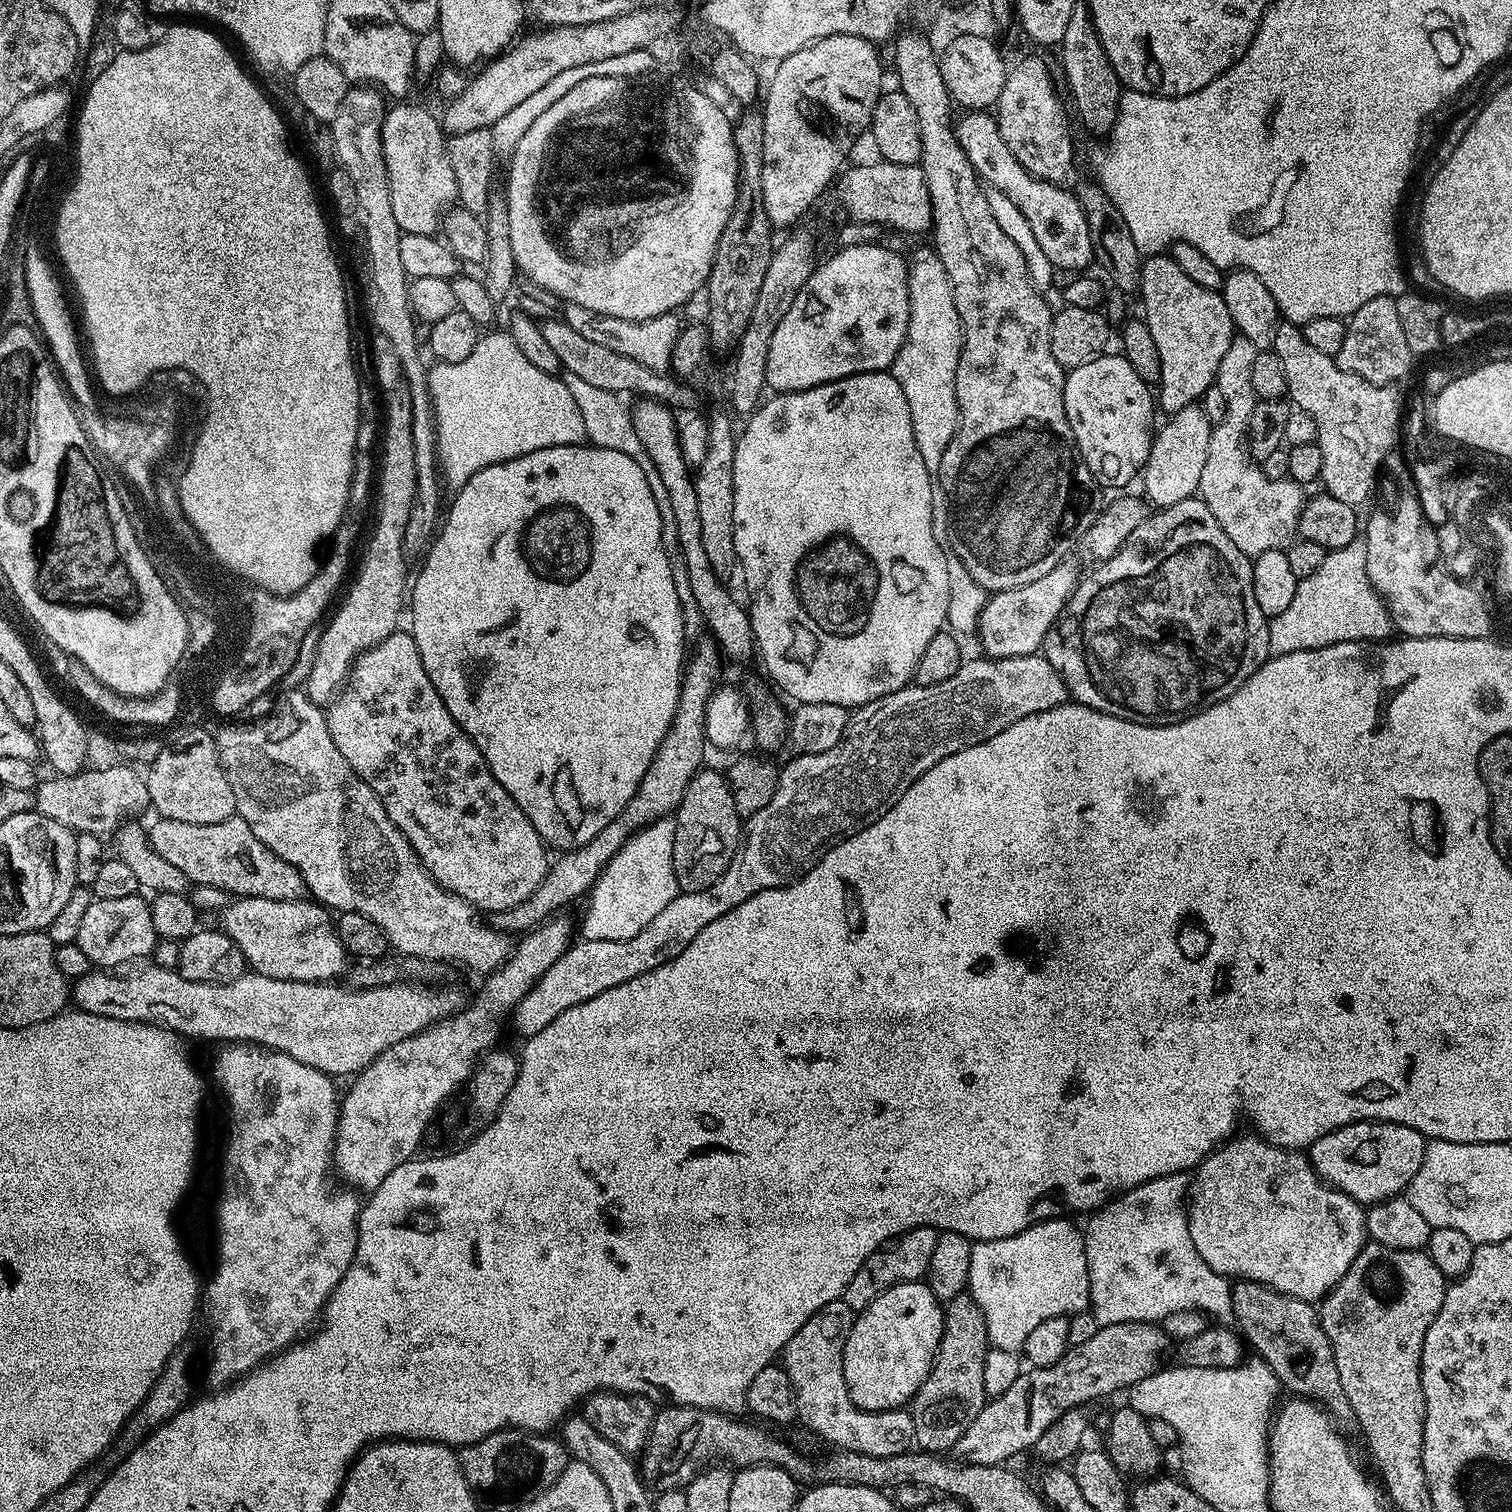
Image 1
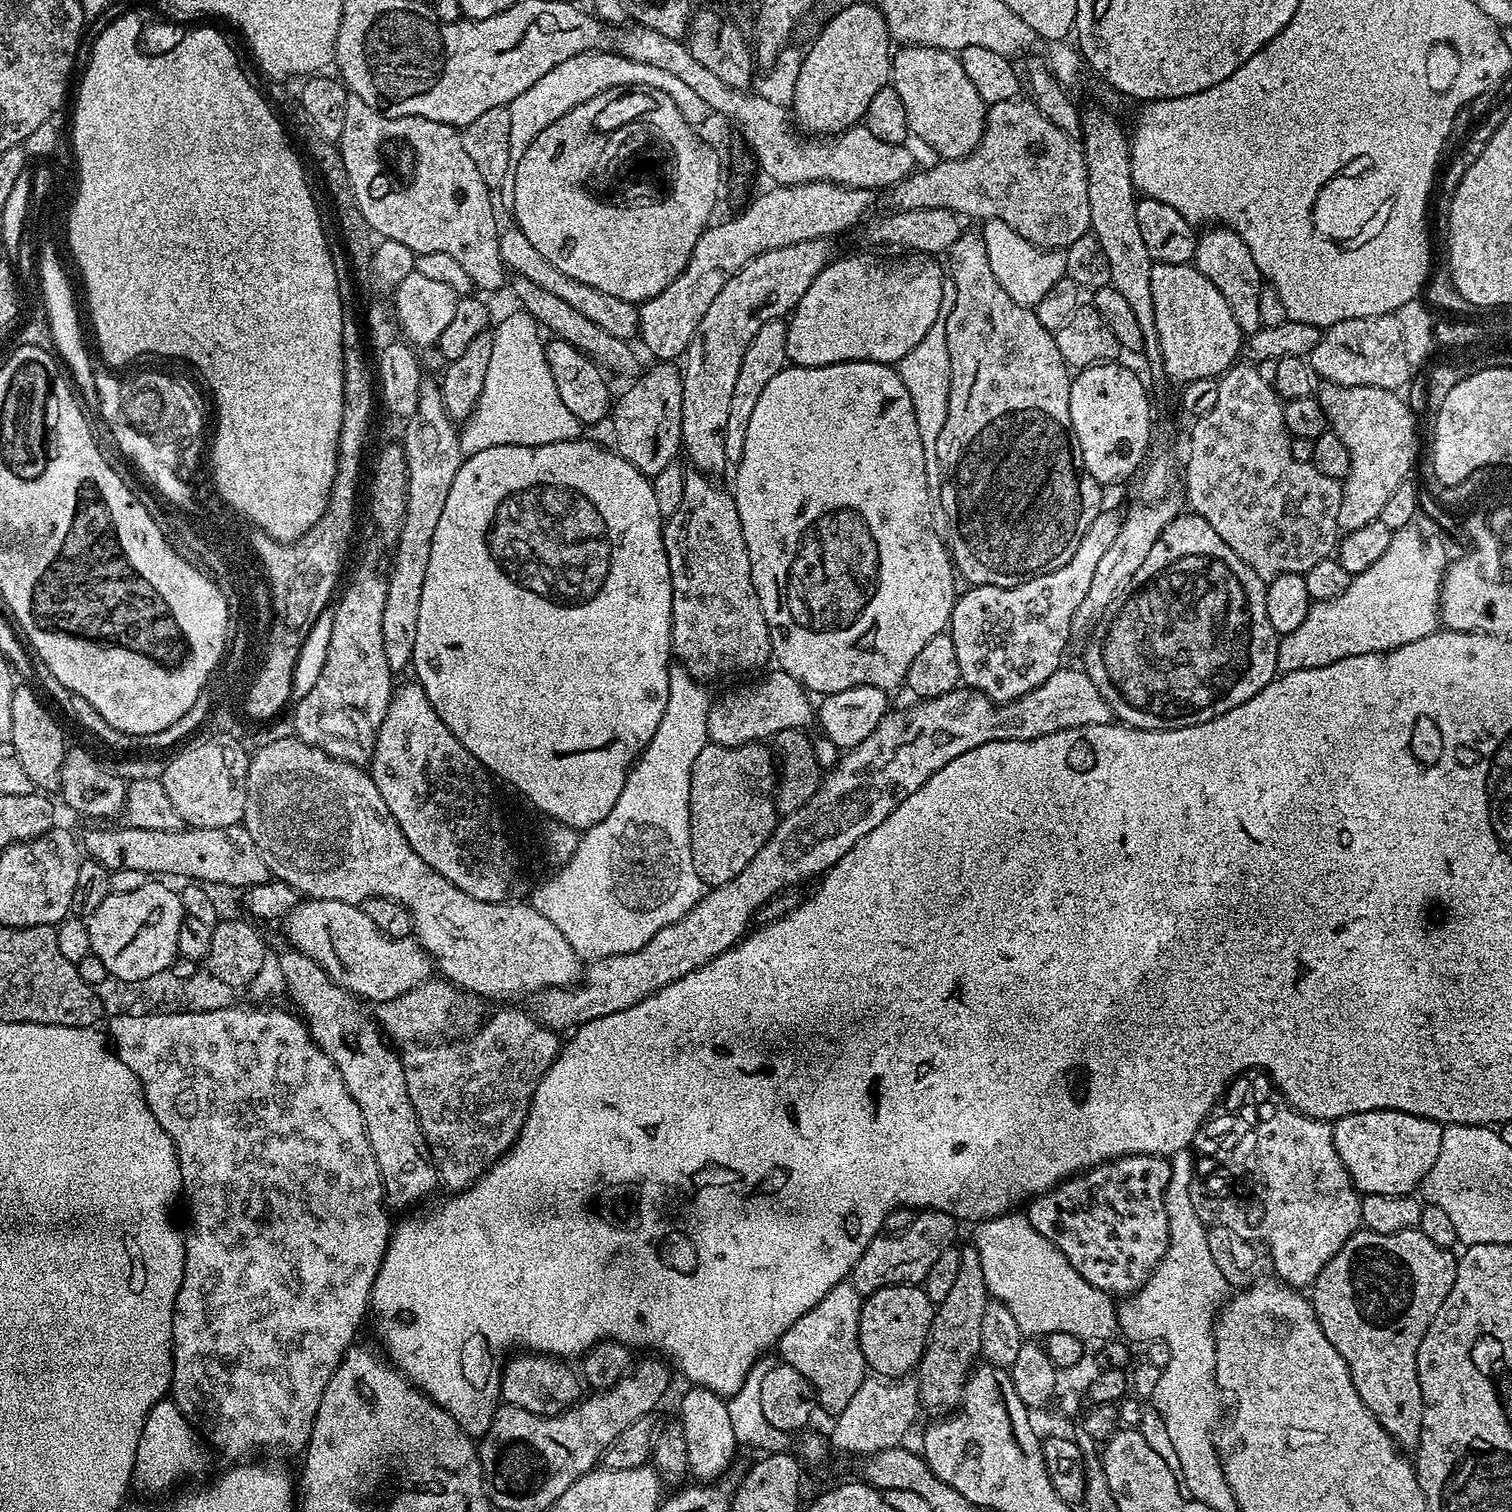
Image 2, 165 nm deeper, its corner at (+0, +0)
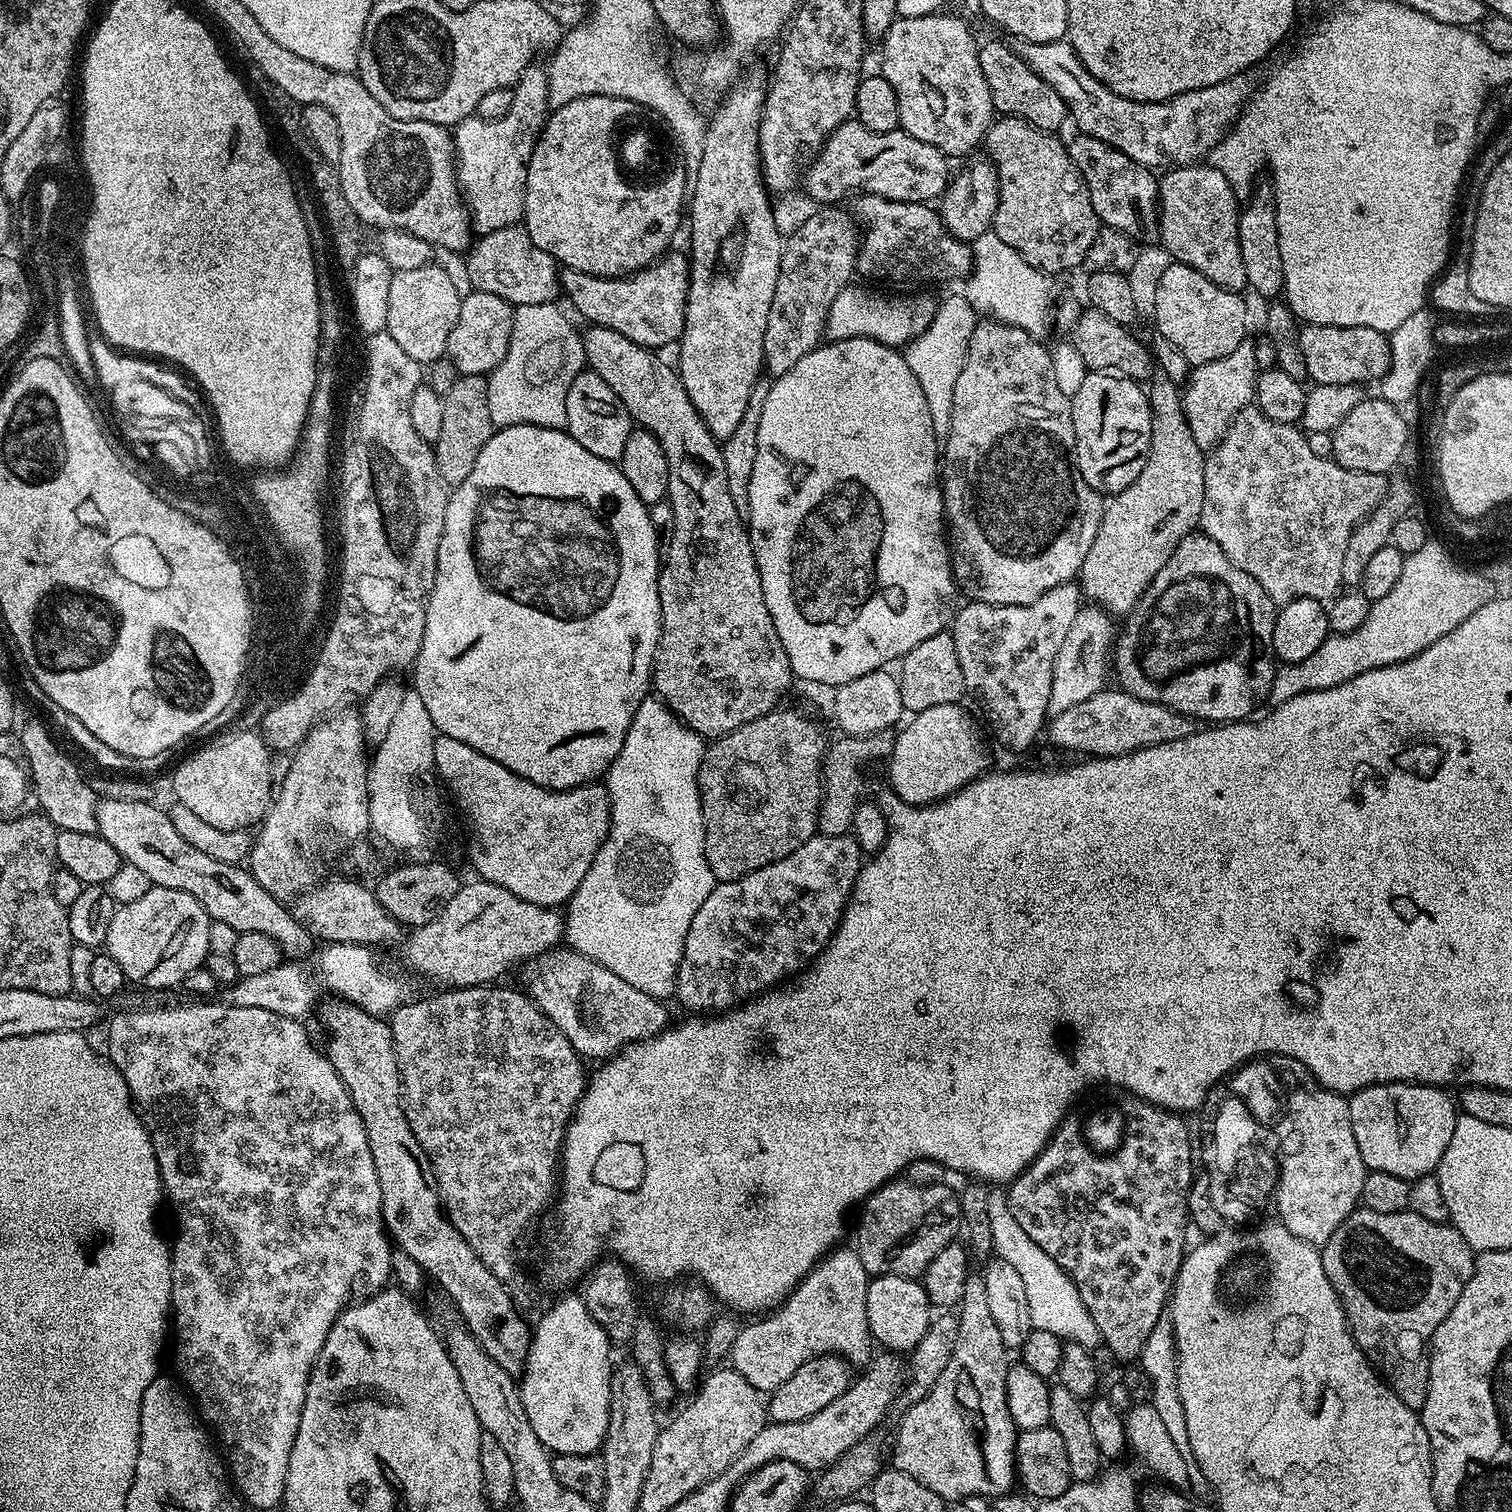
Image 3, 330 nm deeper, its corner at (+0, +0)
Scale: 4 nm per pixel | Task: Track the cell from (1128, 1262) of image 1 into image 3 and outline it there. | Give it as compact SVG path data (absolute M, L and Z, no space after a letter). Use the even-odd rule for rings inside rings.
M1161 1318L1158 1326L1154 1326L1154 1330L1150 1330L1150 1338L1146 1338L1146 1345L1142 1346L1138 1357L1138 1364L1144 1367L1145 1374L1152 1379L1152 1400L1150 1399L1150 1407L1152 1410L1158 1412L1158 1418L1166 1426L1166 1431L1170 1434L1171 1441L1174 1442L1175 1446L1178 1446L1182 1458L1185 1459L1186 1471L1189 1474L1188 1488L1193 1493L1204 1491L1207 1493L1210 1485L1207 1478L1202 1474L1202 1470L1198 1470L1198 1462L1190 1450L1190 1438L1186 1438L1186 1414L1182 1410L1182 1398L1178 1398L1176 1339L1172 1333L1171 1319Z

